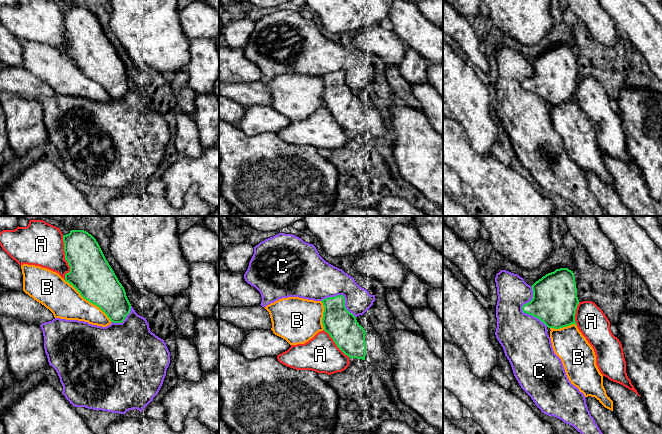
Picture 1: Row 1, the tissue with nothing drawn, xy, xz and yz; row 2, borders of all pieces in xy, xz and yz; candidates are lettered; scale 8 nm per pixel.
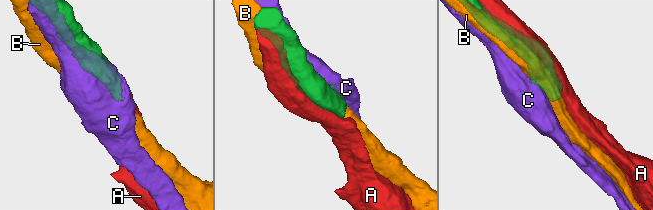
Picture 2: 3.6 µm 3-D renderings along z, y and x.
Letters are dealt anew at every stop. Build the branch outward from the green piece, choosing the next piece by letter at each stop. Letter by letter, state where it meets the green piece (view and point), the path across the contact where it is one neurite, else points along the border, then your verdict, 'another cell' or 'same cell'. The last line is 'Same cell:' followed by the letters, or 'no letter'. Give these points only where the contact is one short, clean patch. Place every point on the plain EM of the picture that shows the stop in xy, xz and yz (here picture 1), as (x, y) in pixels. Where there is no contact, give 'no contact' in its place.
A: xy (65, 34) | another cell
B: xy (88, 76) | another cell
C: yz (522, 86) | another cell
Same cell: no letter

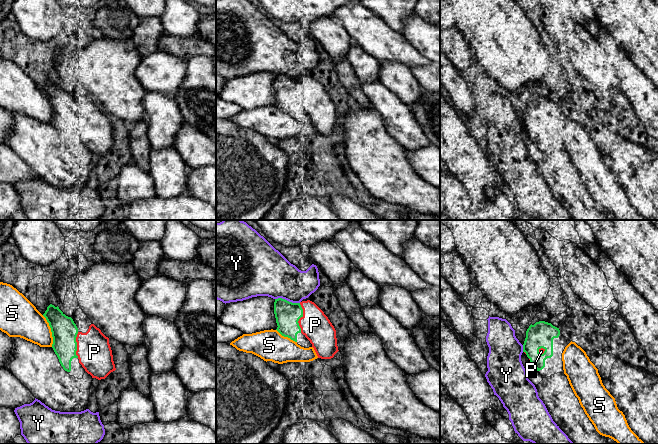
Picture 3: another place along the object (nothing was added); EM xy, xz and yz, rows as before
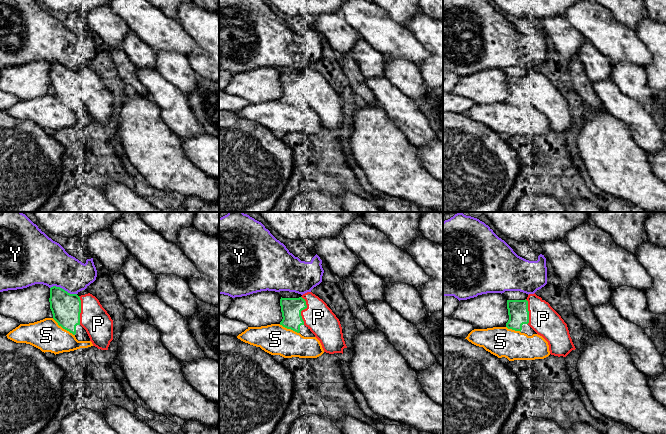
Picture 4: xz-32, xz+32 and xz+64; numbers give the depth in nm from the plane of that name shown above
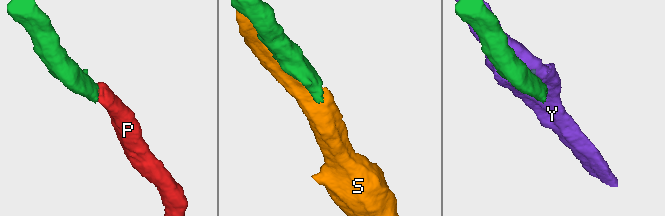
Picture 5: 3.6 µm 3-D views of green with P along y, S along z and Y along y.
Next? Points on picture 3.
P: xz (300, 93) | same cell
S: xy (51, 107) | another cell
Y: xz (286, 76) | another cell
Same cell: P

